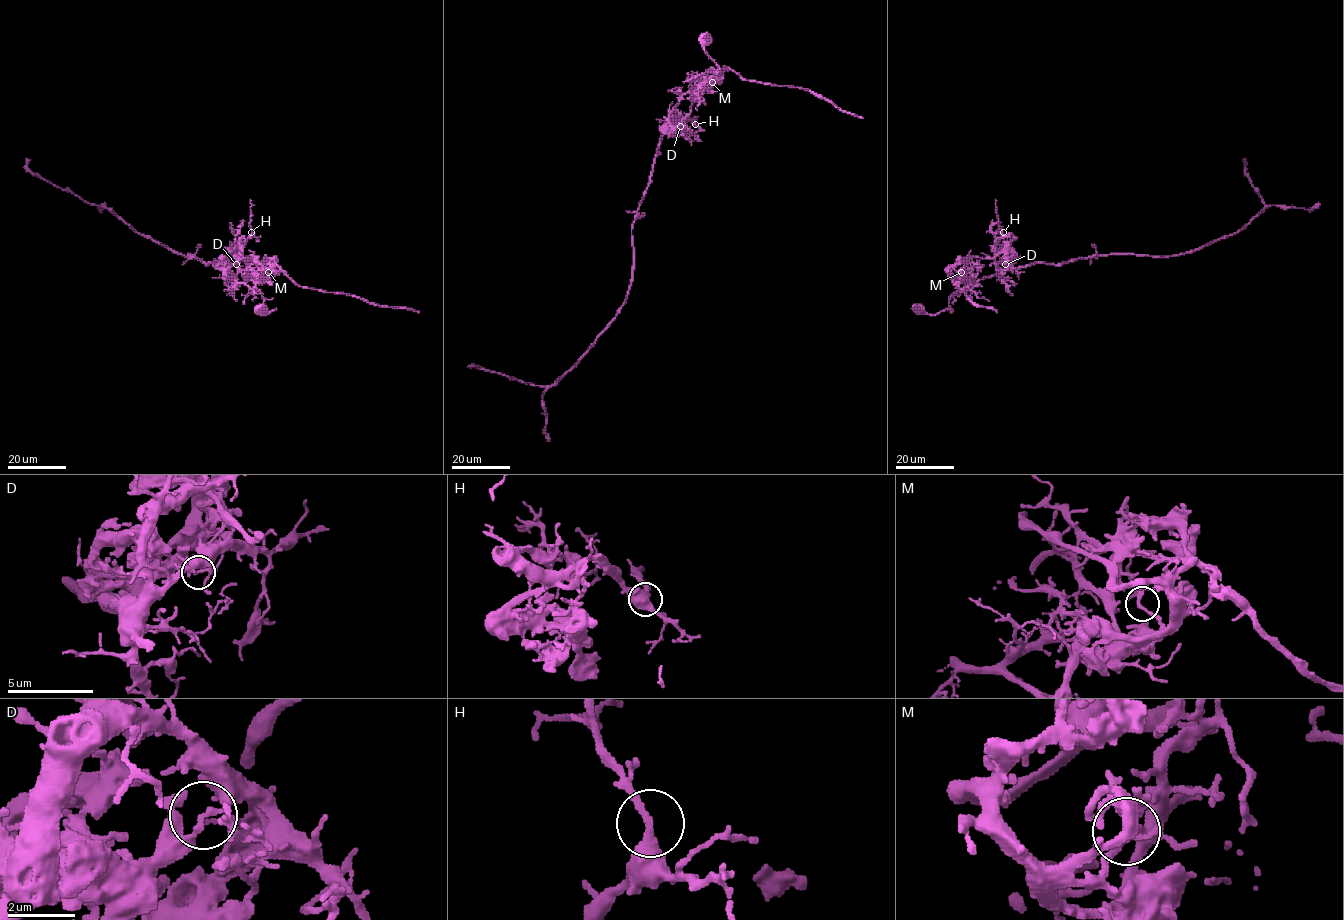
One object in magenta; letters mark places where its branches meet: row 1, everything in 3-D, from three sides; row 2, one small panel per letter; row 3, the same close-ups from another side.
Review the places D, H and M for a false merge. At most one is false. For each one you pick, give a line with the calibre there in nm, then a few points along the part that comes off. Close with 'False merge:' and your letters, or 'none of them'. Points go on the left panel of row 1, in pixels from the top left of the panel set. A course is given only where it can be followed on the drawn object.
D: Thickness 170 nm. Course of the part to remove: (236, 264), (231, 247), (245, 258), (277, 265), (299, 286), (419, 313)
False merge: D

